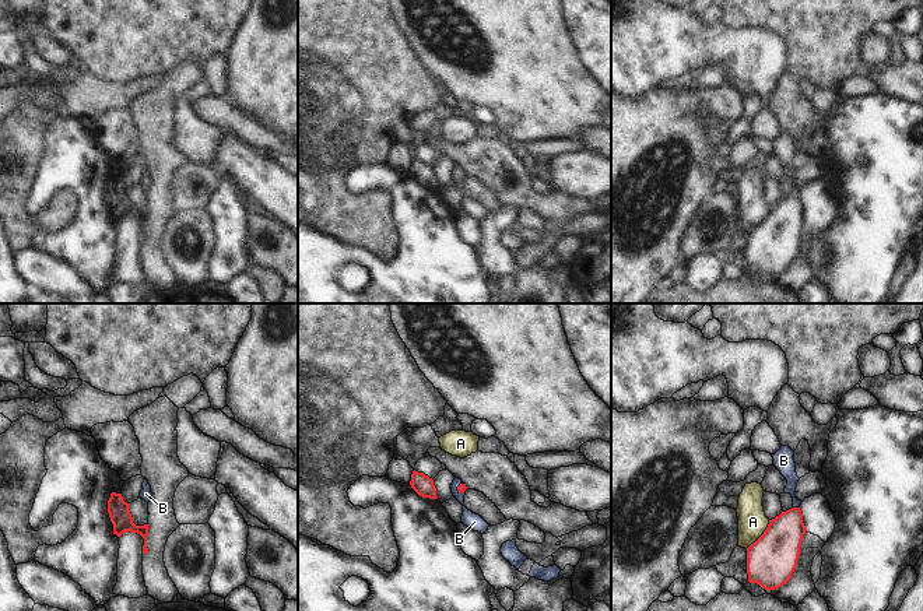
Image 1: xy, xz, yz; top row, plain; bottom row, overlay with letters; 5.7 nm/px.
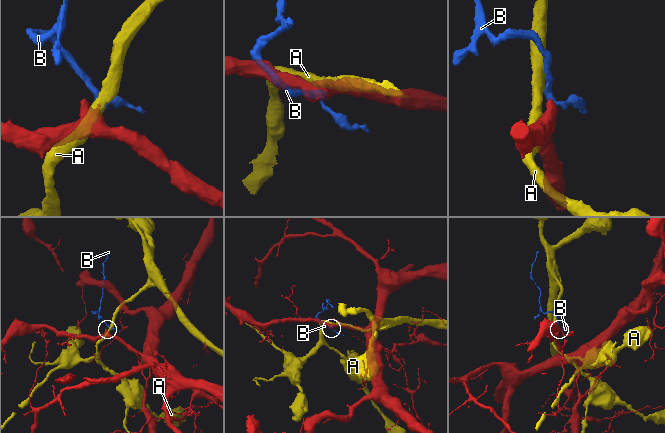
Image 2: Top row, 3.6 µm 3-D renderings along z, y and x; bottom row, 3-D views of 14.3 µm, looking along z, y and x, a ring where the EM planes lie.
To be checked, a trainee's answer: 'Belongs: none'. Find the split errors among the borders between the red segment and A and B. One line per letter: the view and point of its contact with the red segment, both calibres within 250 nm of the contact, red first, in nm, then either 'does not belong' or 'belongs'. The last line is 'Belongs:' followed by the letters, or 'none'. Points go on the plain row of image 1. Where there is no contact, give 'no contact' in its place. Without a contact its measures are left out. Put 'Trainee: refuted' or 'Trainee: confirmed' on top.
Trainee: refuted
A: yz (761, 223) | 280/160 nm | does not belong
B: yz (796, 195) | 240/100 nm | belongs
Belongs: B

